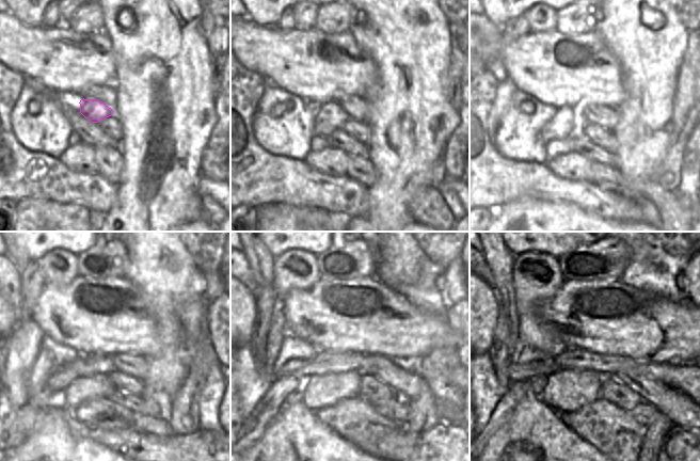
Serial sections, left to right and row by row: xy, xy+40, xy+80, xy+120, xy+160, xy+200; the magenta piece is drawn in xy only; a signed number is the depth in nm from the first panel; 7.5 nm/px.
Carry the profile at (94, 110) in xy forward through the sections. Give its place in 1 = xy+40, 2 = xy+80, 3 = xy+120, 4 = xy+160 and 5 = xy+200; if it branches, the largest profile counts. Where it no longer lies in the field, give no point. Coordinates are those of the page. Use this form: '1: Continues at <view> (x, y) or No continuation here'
1: Continues at xy+40 (331, 115)
2: Continues at xy+80 (567, 123)
3: Continues at xy+120 (61, 380)
4: Continues at xy+160 (266, 410)
5: Continues at xy+200 (512, 397)

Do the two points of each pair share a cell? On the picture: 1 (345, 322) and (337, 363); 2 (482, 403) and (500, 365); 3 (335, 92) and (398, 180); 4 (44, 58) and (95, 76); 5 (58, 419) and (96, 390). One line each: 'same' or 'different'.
1: different
2: different
3: different
4: same
5: different

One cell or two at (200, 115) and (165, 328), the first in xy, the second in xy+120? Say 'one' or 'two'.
one

